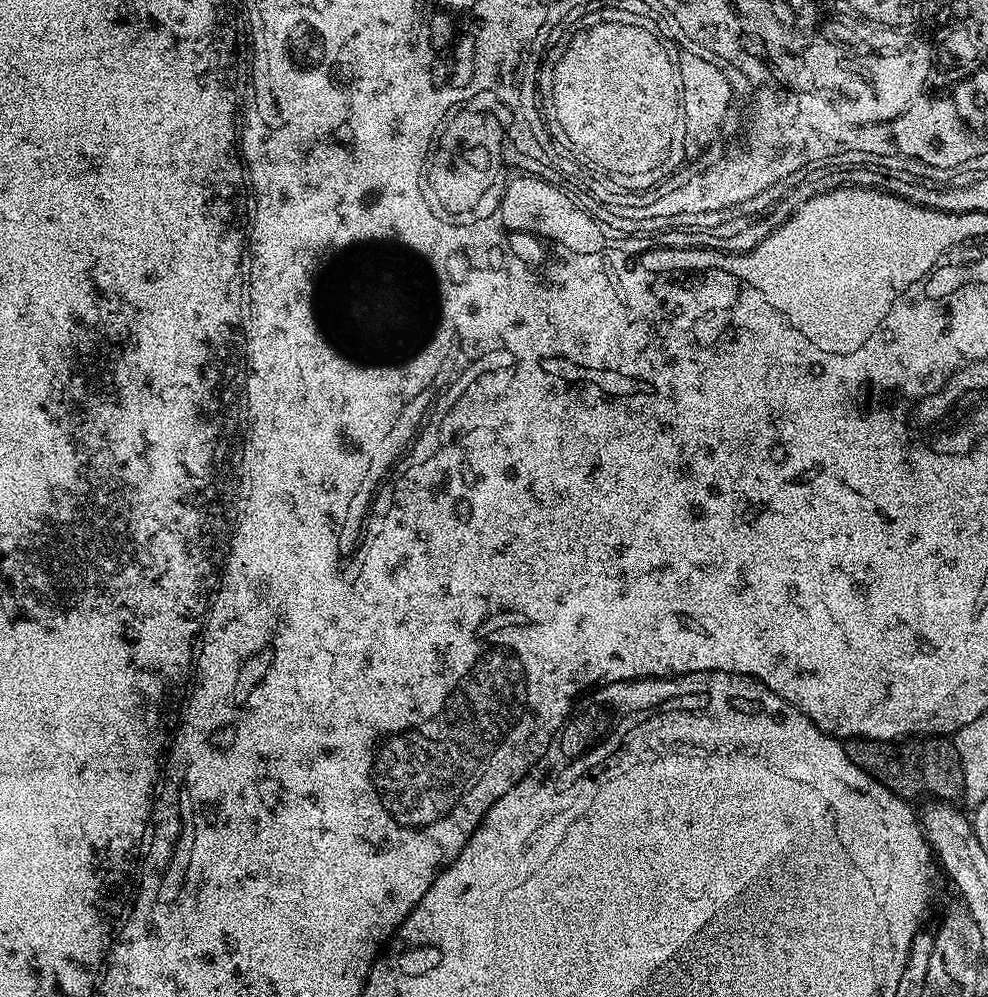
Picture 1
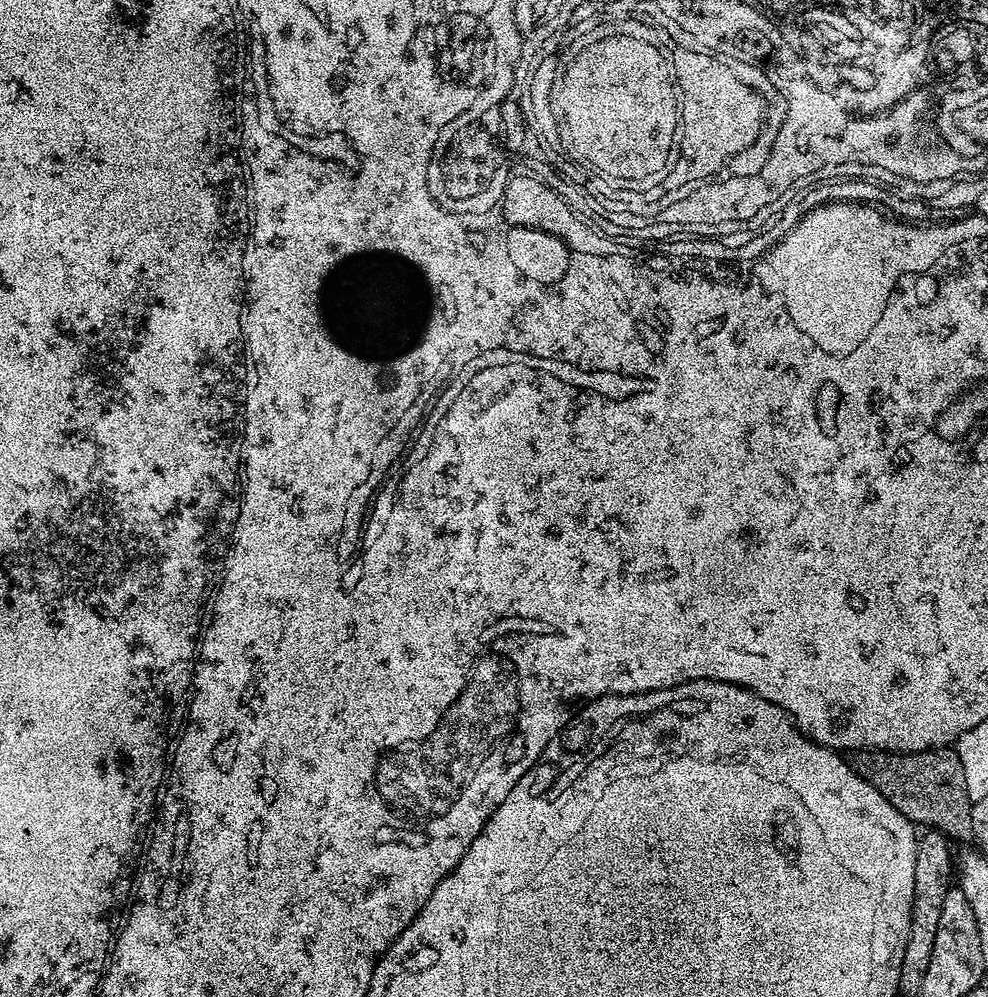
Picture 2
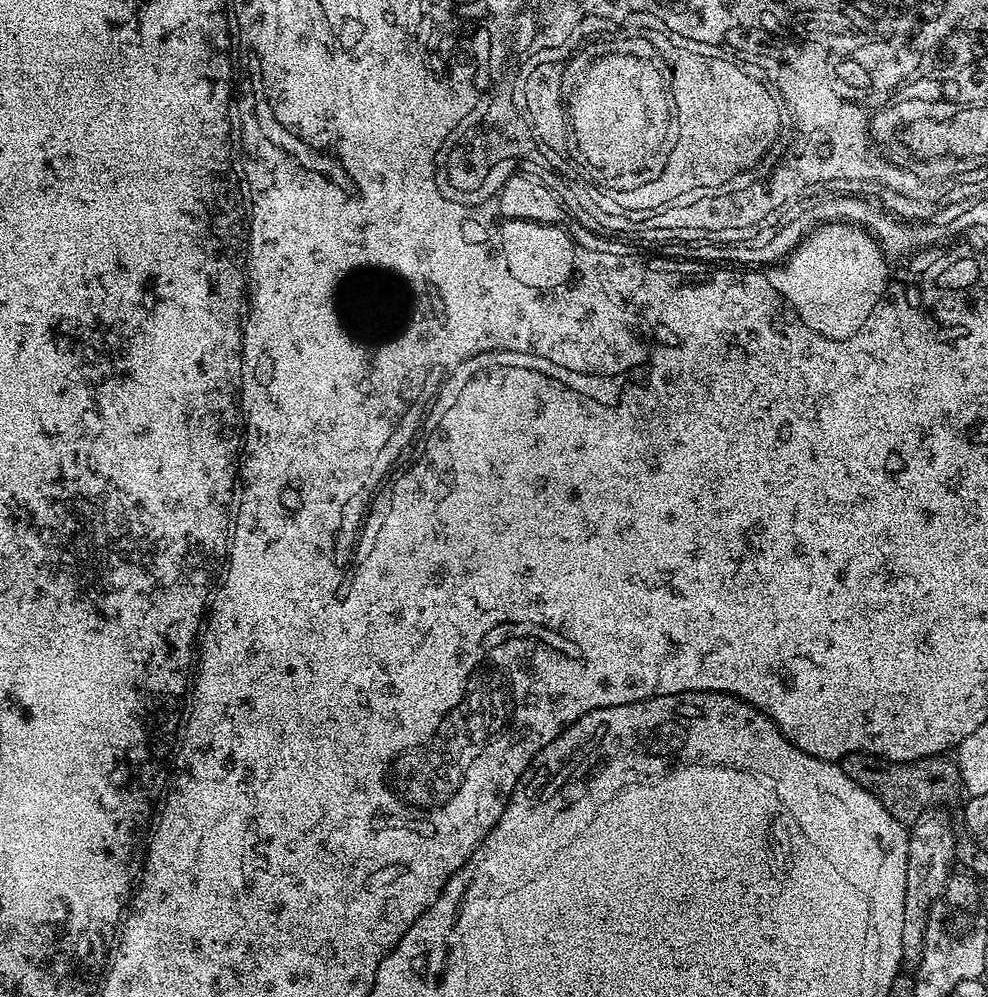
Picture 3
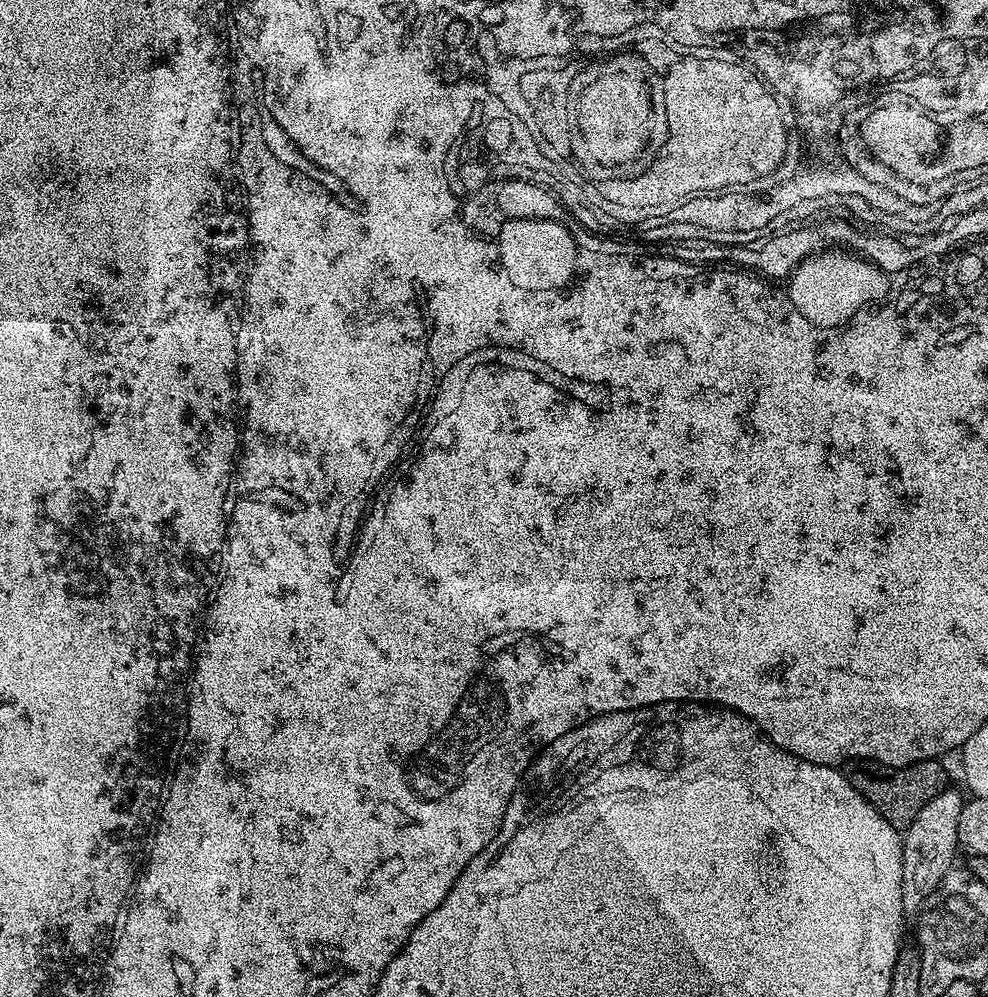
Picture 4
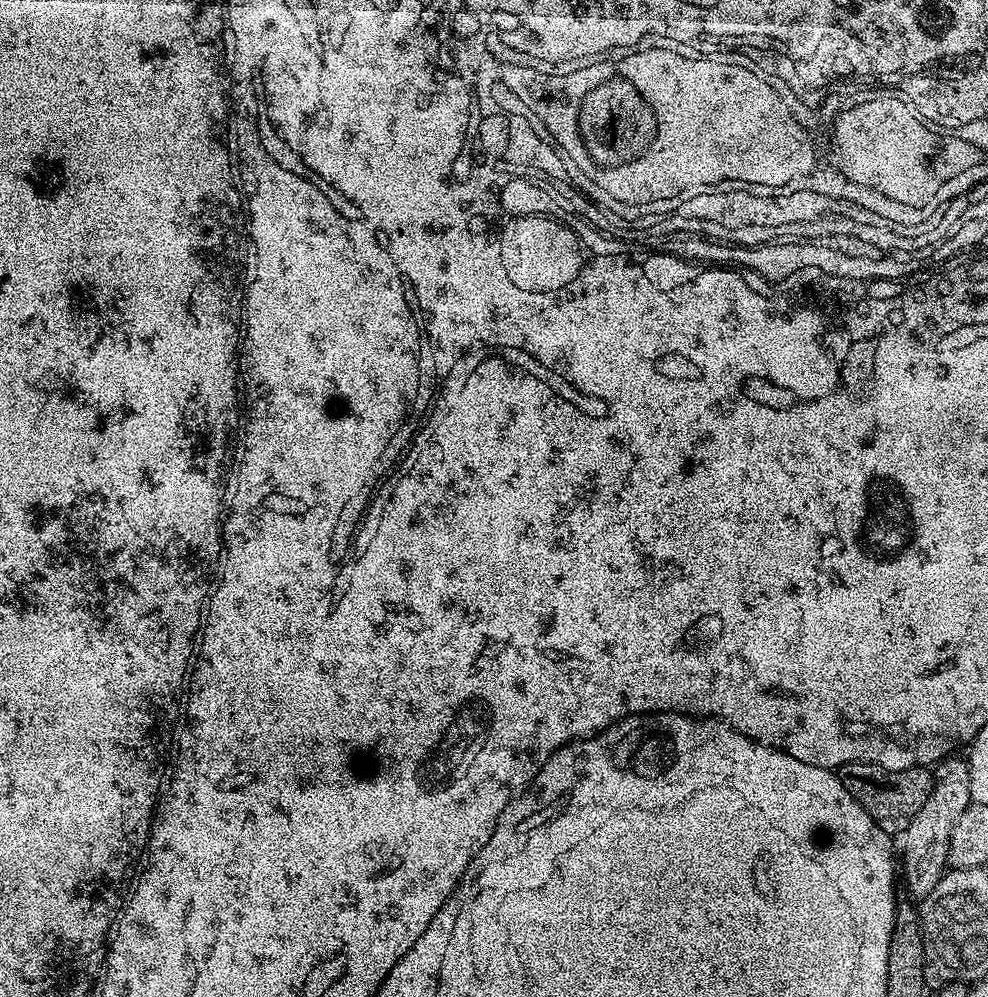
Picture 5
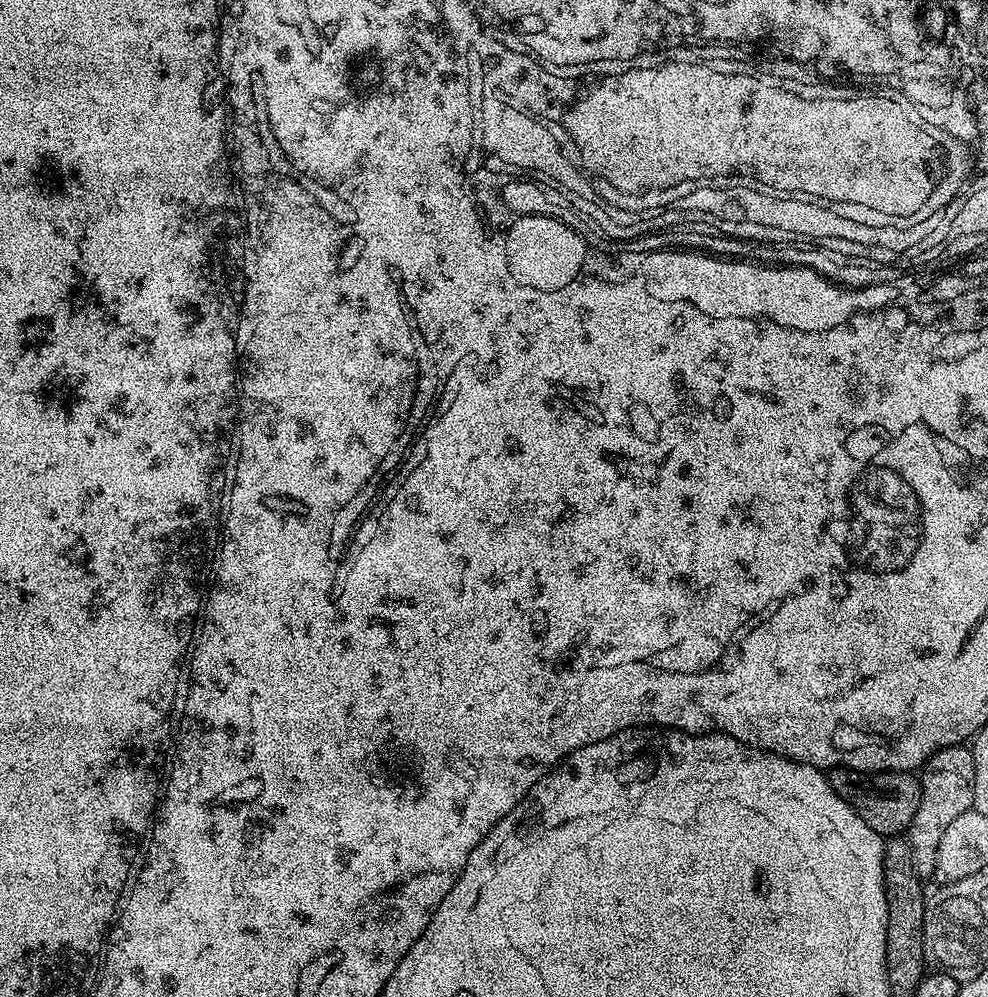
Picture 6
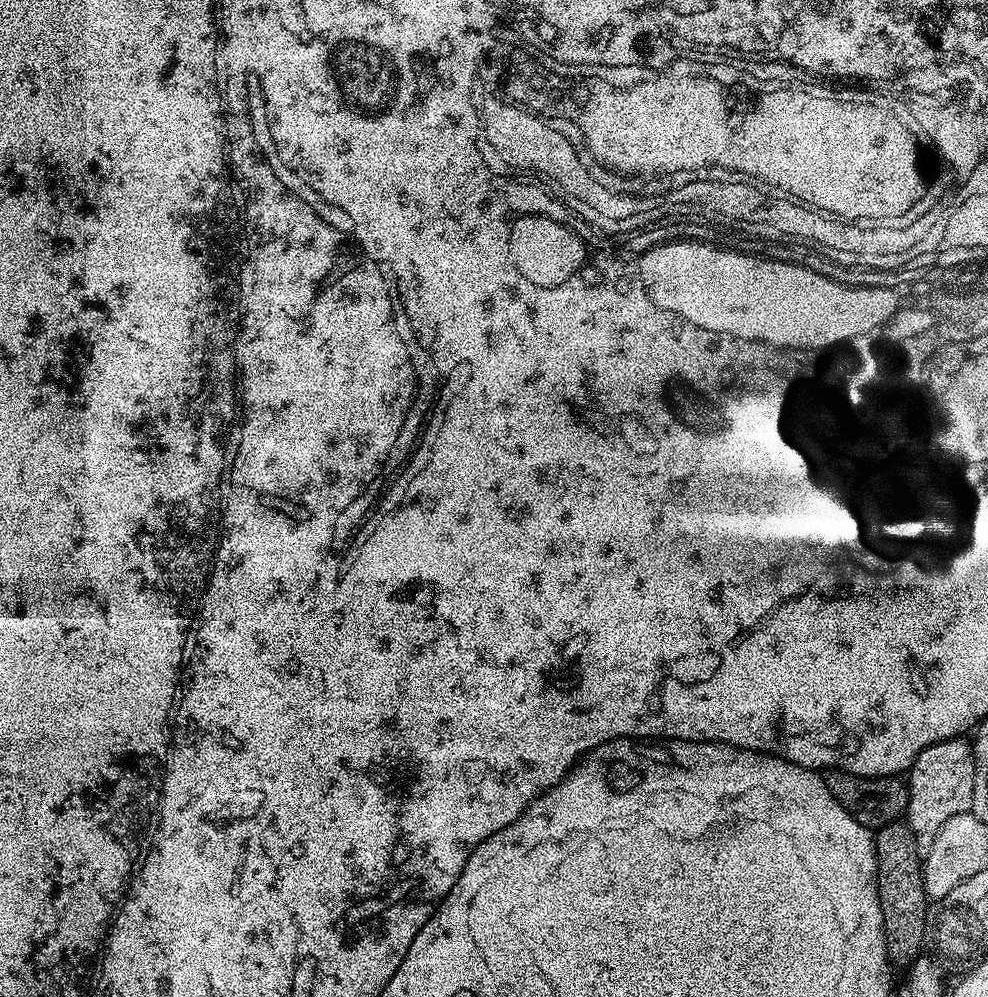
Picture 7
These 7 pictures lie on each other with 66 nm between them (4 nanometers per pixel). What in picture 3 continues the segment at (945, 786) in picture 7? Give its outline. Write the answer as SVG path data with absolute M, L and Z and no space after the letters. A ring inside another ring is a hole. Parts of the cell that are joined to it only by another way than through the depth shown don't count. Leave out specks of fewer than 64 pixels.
M933 810L921 816L908 832L908 861L906 862L906 902L902 905L900 921L900 962L903 971L915 973L922 962L922 950L926 938L926 922L936 899L946 890L946 882L954 874L954 861L958 856L958 836L952 833L943 811Z

